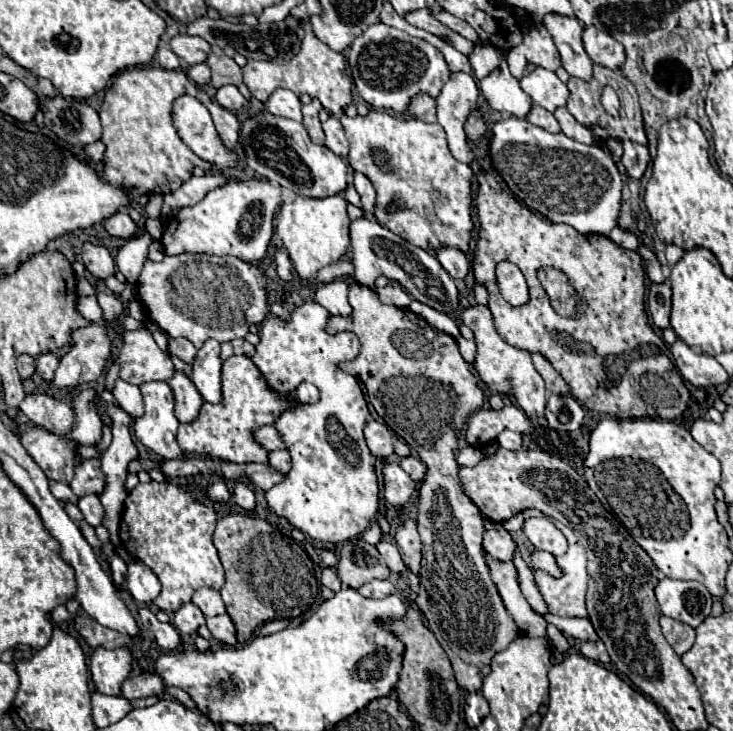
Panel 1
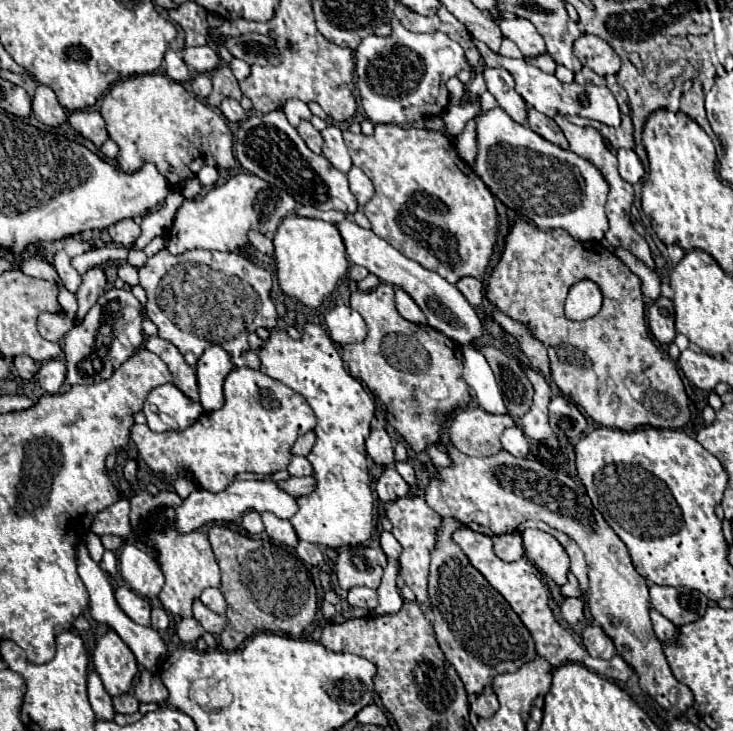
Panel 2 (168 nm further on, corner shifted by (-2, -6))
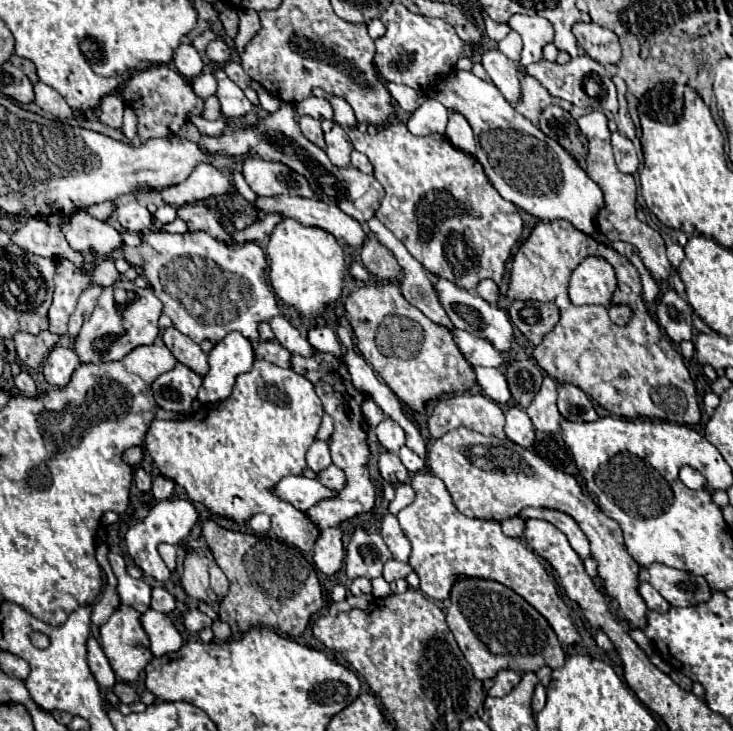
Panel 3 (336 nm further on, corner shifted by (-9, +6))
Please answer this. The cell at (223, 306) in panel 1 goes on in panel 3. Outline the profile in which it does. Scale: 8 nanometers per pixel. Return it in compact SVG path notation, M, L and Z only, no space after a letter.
M148 232L142 240L136 248L124 246L126 260L144 270L156 298L164 304L164 314L196 344L202 340L216 344L234 330L248 340L258 340L258 324L280 314L276 294L266 280L268 258L256 242L228 246L206 232Z

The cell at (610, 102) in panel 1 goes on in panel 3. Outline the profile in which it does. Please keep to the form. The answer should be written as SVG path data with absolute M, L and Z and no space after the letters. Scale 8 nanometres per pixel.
M580 56L570 60L568 64L560 66L558 62L548 62L548 60L538 60L530 66L526 66L526 74L534 76L552 96L568 100L574 106L580 108L594 108L594 110L610 110L612 114L618 112L618 100L616 100L616 86L612 78L606 74L606 68L592 60L590 56Z

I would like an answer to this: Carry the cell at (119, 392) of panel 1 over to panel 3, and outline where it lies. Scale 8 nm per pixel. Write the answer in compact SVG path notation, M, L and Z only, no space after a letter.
M256 358L252 370L236 378L234 390L226 400L202 404L192 416L182 420L154 420L150 424L150 430L146 432L144 444L158 470L166 478L178 482L188 492L192 502L200 502L208 510L236 522L246 522L252 514L264 512L272 518L272 532L278 538L300 548L302 552L310 552L318 538L318 528L314 528L304 512L296 510L292 504L278 500L268 488L282 476L302 474L306 466L306 450L314 442L322 416L324 410L320 398L306 378L298 376L290 368L280 368L272 362Z

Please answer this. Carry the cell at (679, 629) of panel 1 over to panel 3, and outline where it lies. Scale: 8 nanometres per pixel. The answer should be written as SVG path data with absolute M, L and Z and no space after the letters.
M642 582L642 584L640 584L640 596L646 600L648 608L650 608L650 610L654 610L654 612L664 614L664 612L668 612L668 610L670 610L670 604L668 604L668 602L660 596L660 592L658 592L658 590L654 590L648 582Z

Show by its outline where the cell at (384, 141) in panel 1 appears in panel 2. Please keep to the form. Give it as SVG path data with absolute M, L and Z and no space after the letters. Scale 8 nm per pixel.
M377 124L371 138L345 130L343 138L349 148L353 166L361 168L375 186L375 196L363 206L373 232L389 242L393 248L397 248L403 256L417 260L427 270L437 272L449 284L457 284L457 280L465 276L483 280L495 250L499 216L495 210L493 194L473 172L473 168L459 158L449 138L443 132L431 132L411 126L403 128L397 124Z

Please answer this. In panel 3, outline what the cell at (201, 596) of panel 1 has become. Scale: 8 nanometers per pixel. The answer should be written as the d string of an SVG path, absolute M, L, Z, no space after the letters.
M216 564L210 566L210 586L218 594L218 598L224 598L228 594L228 588L230 588L228 578L224 576L224 572Z

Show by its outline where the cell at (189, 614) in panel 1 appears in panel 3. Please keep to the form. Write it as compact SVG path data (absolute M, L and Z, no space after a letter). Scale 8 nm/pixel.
M194 608L194 610L190 610L190 612L184 616L184 626L186 626L188 632L200 632L202 628L212 626L212 618Z

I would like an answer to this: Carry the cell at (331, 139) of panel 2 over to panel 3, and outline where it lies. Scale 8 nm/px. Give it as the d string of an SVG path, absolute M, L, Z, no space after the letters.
M334 124L330 132L326 132L326 154L328 158L338 166L344 168L350 164L350 154L354 146L348 138L348 128Z

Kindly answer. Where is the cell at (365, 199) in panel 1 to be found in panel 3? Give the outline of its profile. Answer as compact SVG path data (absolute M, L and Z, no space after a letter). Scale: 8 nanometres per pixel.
M356 150L352 152L352 160L350 160L350 164L352 164L354 168L358 168L360 172L364 172L364 174L372 174L372 172L374 172L374 168L372 168L368 156L364 156L364 154L356 152Z

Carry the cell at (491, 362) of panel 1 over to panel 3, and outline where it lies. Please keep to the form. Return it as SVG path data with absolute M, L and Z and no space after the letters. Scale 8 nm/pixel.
M546 374L540 392L532 400L532 404L526 408L526 414L530 416L536 430L544 430L544 432L560 430L562 416L556 408L556 390L558 390L558 382Z

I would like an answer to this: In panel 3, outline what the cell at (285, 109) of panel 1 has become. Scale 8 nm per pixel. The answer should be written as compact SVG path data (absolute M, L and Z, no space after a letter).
M308 96L304 98L302 102L296 104L296 114L298 116L312 116L316 120L322 120L322 118L332 118L332 106L328 100L324 98L316 98L316 96Z

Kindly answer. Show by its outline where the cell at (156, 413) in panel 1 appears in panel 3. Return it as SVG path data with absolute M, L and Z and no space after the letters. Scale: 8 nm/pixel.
M176 364L174 370L154 380L154 400L164 410L188 414L192 410L192 402L196 400L200 384L202 378L196 372L192 372L184 364Z

